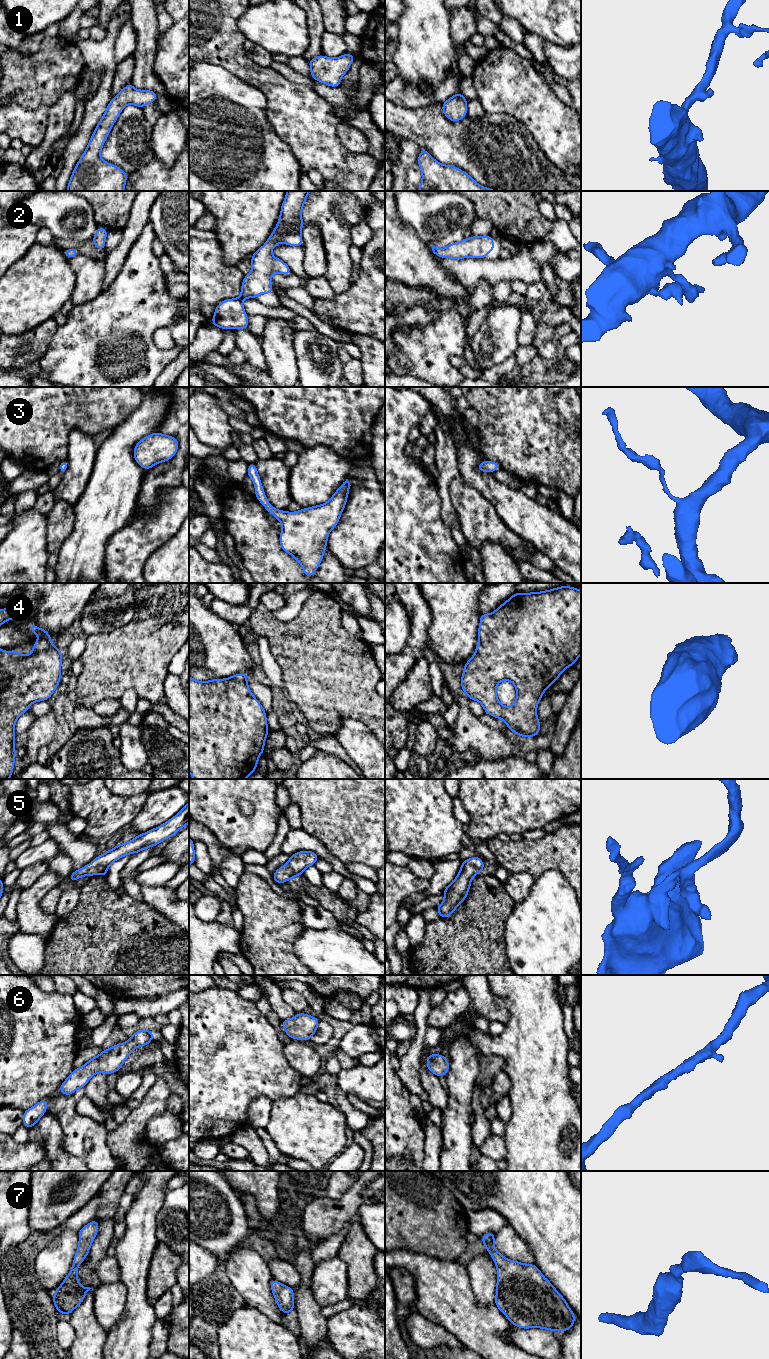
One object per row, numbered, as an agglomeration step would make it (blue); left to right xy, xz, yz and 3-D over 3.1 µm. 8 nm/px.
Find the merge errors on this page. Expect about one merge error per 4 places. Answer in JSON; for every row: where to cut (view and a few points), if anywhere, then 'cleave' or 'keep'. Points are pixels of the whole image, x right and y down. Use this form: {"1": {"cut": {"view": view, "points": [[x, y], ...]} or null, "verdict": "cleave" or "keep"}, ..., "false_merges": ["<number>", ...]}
{"1": {"cut": null, "verdict": "keep"}, "2": {"cut": null, "verdict": "keep"}, "3": {"cut": {"view": "xz", "points": [[261, 492], [258, 495], [258, 500]]}, "verdict": "cleave"}, "4": {"cut": null, "verdict": "keep"}, "5": {"cut": null, "verdict": "keep"}, "6": {"cut": null, "verdict": "keep"}, "7": {"cut": null, "verdict": "keep"}, "false_merges": ["3"]}

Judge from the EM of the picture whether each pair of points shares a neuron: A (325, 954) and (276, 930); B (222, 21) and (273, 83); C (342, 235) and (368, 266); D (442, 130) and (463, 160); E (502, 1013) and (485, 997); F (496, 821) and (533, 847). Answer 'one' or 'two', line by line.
A: two
B: one
C: two
D: one
E: one
F: two

